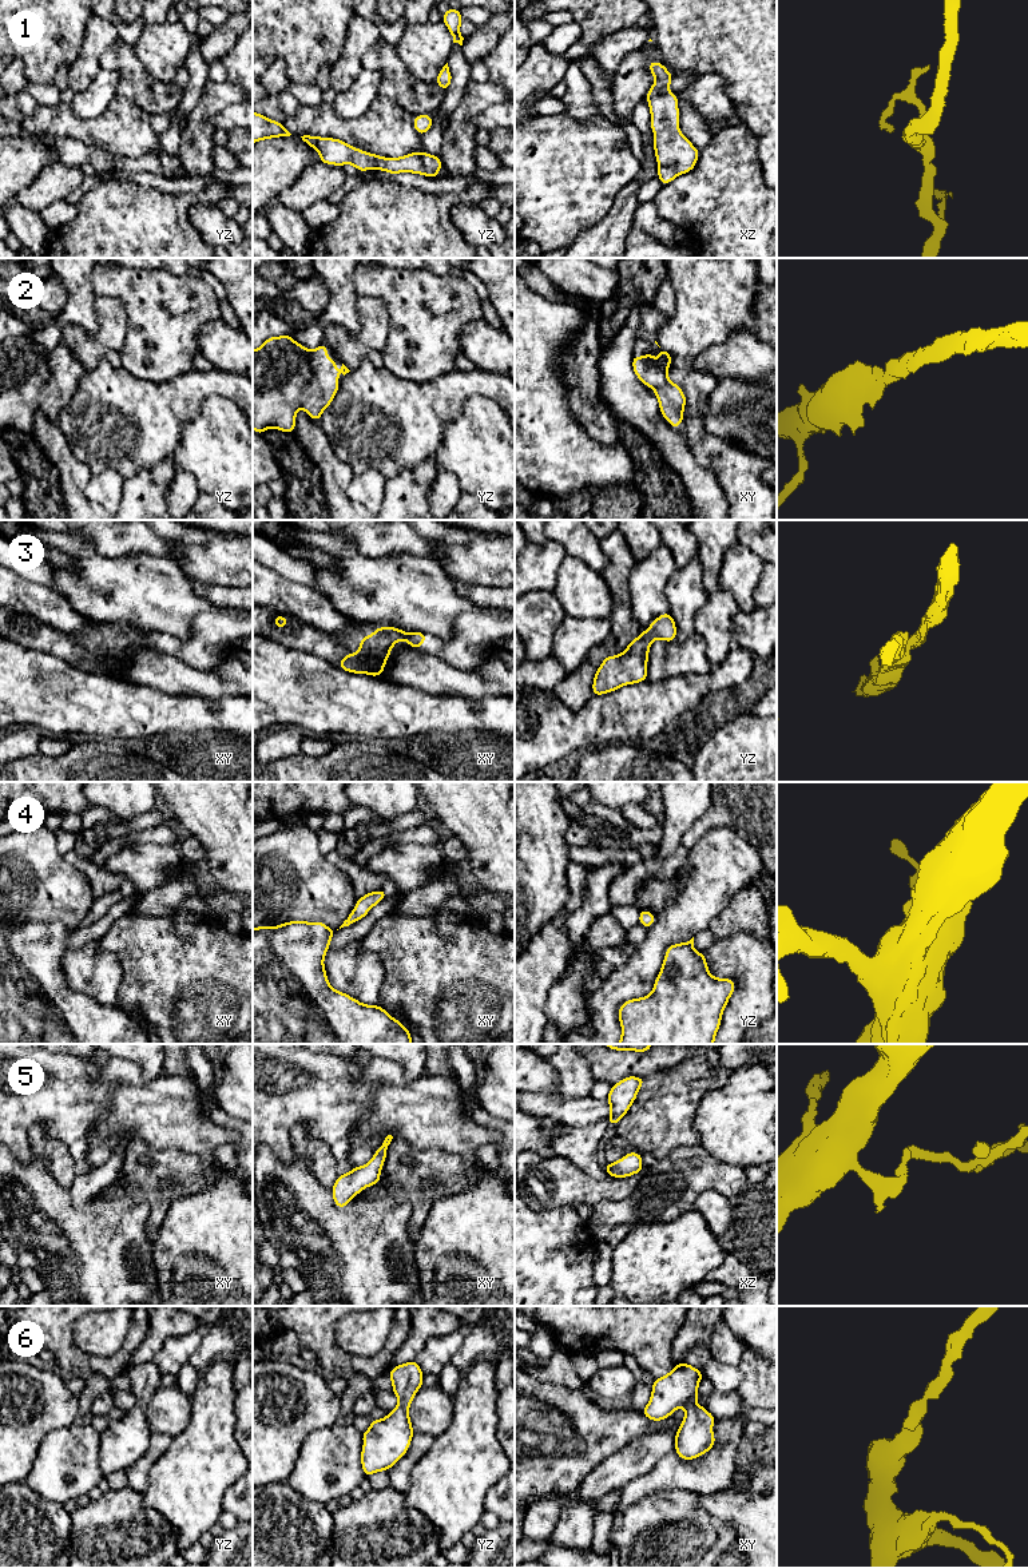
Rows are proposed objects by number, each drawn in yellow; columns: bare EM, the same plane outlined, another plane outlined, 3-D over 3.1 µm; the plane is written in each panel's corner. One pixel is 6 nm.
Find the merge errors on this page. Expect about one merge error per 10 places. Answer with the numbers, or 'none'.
none

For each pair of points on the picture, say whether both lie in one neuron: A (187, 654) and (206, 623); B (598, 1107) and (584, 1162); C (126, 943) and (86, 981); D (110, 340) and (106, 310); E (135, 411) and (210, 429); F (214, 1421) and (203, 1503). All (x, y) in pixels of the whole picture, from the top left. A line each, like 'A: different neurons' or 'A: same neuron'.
A: same neuron
B: different neurons
C: different neurons
D: same neuron
E: different neurons
F: same neuron

